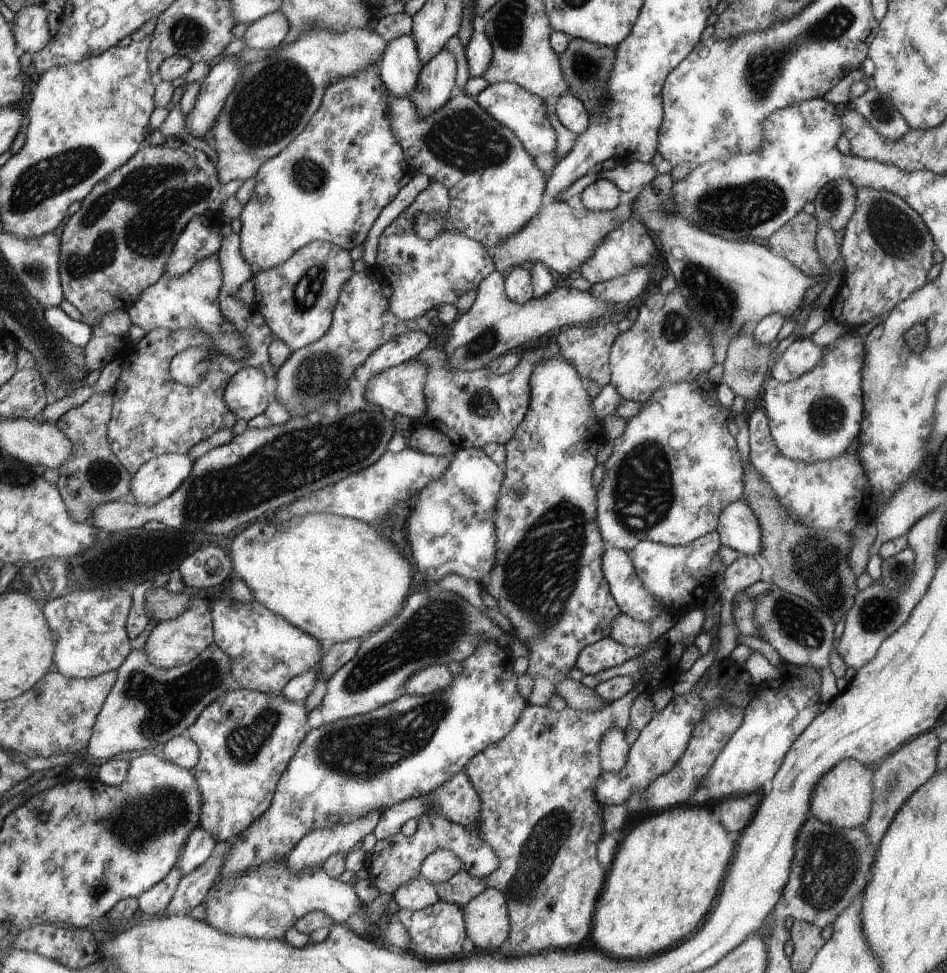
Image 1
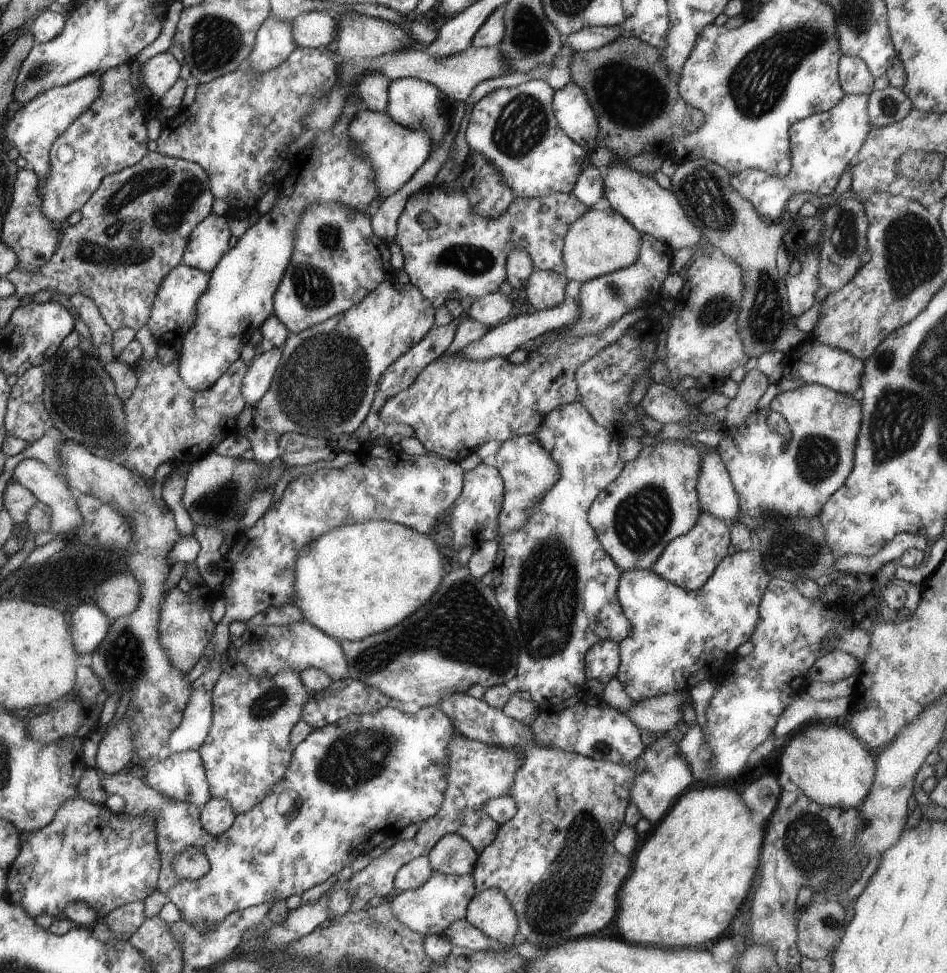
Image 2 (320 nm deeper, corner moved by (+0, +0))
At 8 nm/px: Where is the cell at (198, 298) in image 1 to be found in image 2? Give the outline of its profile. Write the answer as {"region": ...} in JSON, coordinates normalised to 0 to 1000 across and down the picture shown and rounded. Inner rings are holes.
{"region":[[[194,271],[186,273],[176,282],[165,303],[158,330],[155,331],[165,350],[182,354],[188,345],[192,346],[205,334],[210,306],[219,300],[221,292],[222,282],[219,279]]]}

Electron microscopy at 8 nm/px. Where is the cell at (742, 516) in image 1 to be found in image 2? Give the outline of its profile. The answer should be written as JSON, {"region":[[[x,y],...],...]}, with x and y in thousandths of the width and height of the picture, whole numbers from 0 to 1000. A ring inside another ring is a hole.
{"region":[[[741,460],[736,506],[741,527],[757,530],[769,541],[782,533],[777,503],[757,464]]]}

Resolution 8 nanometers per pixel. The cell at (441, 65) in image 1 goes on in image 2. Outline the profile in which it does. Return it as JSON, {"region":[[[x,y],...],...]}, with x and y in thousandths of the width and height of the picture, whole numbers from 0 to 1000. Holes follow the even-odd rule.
{"region":[[[380,113],[366,136],[371,140],[371,153],[376,159],[391,163],[397,175],[397,187],[403,196],[403,206],[414,201],[434,185],[453,163],[458,152],[454,135],[441,135],[420,127],[407,115]]]}

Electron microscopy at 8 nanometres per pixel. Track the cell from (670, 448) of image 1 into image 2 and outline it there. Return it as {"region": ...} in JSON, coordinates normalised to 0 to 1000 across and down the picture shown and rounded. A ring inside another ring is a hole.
{"region":[[[701,452],[693,459],[679,460],[675,469],[660,475],[658,485],[636,504],[621,523],[621,534],[637,564],[657,587],[687,586],[712,553],[736,539],[741,524],[737,512],[737,491],[741,479],[741,459],[718,452]]]}

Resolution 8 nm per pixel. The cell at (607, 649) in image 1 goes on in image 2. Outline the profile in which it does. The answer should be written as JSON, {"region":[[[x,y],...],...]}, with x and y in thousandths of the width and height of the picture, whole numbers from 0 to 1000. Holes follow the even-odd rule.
{"region":[[[631,659],[619,672],[619,694],[621,698],[633,699],[641,704],[652,697],[657,676],[654,661]]]}

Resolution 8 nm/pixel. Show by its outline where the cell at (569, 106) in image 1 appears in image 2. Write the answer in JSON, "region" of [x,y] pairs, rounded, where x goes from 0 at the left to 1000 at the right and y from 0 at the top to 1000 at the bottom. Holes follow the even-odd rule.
{"region":[[[603,82],[586,92],[584,109],[590,129],[626,157],[631,151],[633,122],[616,89]]]}

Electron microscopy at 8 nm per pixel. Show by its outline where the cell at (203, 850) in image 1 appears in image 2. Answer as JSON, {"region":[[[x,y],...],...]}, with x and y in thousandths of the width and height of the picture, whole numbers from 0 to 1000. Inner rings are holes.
{"region":[[[224,819],[212,832],[213,848],[225,858],[239,856],[251,841],[245,825],[238,820]]]}

